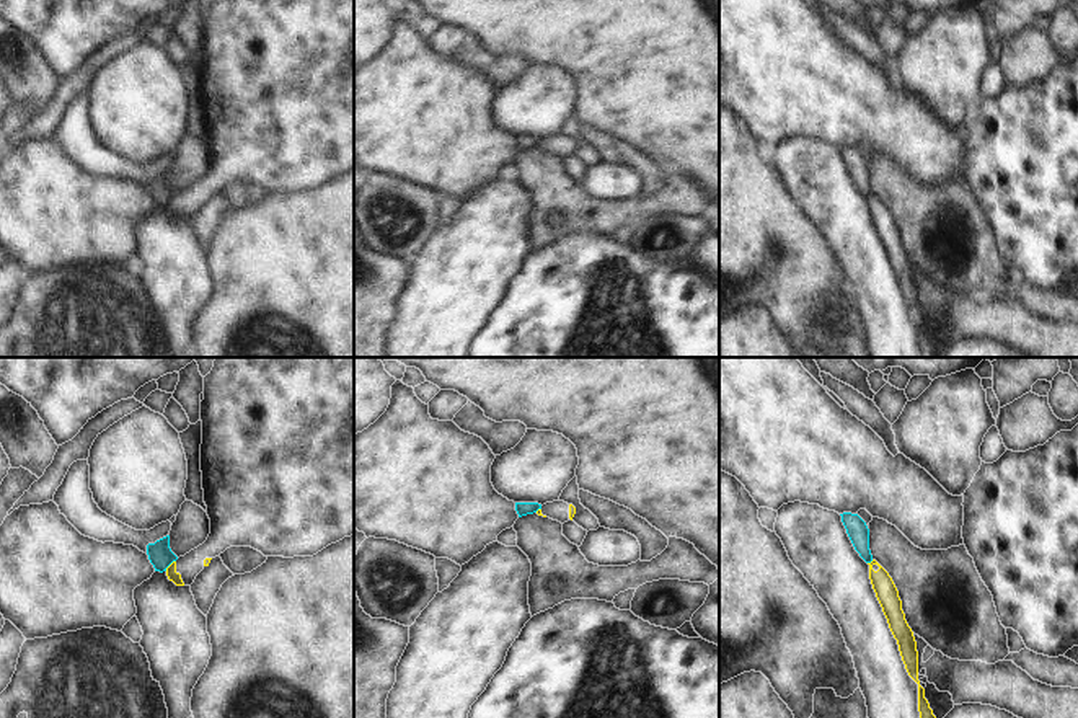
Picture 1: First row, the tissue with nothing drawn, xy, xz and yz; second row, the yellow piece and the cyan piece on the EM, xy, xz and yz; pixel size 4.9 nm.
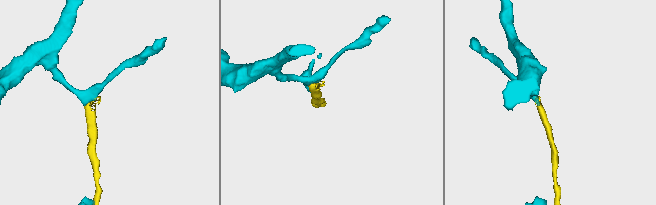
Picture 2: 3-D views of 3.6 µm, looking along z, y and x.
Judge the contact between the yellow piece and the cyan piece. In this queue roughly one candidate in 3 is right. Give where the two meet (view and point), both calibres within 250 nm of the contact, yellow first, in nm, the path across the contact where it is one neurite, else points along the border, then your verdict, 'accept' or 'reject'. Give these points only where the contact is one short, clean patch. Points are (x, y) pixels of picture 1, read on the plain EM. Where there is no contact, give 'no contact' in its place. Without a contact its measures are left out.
contact xy (170, 199); calibres 50 and 120 nm; border xy (175, 195), (165, 204); reject

